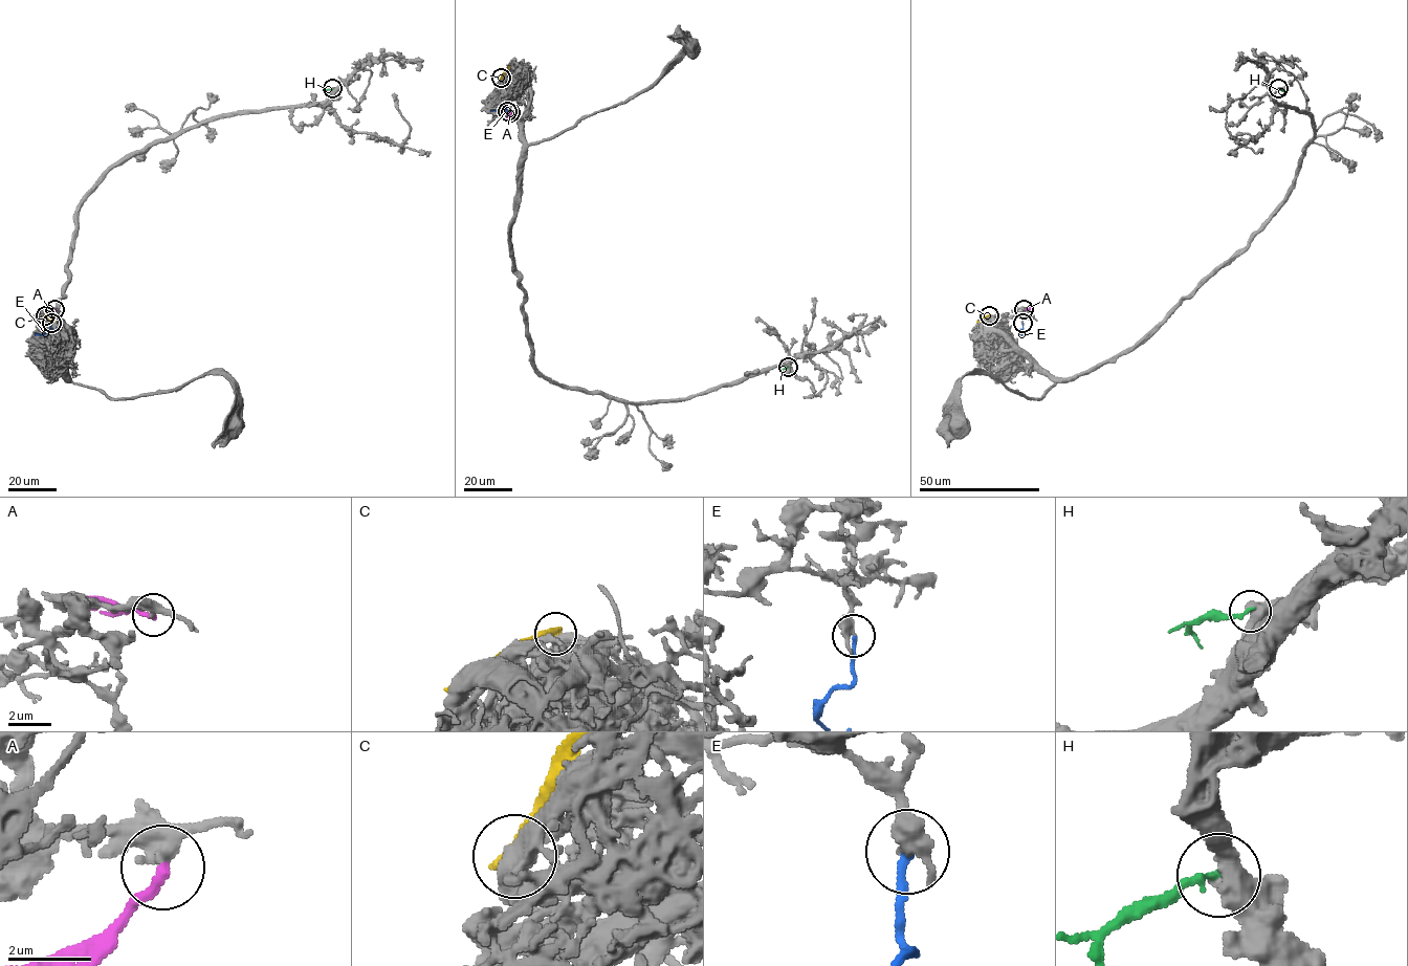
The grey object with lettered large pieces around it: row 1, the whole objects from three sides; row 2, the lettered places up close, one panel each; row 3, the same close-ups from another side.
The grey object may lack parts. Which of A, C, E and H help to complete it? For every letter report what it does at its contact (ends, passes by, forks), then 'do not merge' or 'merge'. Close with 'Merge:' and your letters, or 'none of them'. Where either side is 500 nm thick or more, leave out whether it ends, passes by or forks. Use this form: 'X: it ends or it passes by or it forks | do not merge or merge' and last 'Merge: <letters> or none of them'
A: it ends | do not merge
C: it ends | do not merge
E: it ends | do not merge
H: do not merge
Merge: none of them

